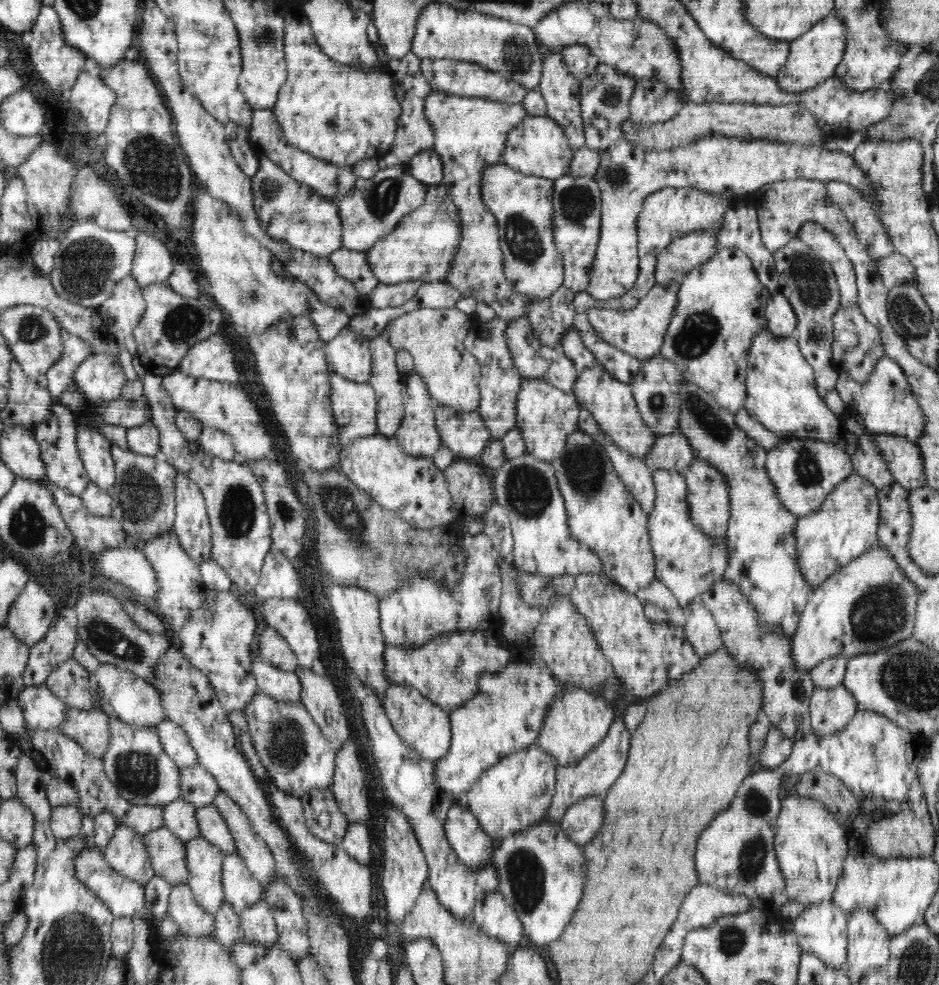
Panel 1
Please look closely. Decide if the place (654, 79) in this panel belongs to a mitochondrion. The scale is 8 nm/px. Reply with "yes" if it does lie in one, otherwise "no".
no

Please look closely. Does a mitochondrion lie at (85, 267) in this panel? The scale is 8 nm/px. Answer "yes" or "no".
yes

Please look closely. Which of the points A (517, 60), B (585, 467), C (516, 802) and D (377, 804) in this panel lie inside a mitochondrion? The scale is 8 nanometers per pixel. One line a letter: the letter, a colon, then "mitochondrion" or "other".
A: mitochondrion
B: mitochondrion
C: other
D: other

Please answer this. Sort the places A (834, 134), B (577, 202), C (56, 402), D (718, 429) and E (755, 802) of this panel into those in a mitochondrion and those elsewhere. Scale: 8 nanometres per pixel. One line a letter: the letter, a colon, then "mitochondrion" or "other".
A: other
B: mitochondrion
C: other
D: mitochondrion
E: mitochondrion

